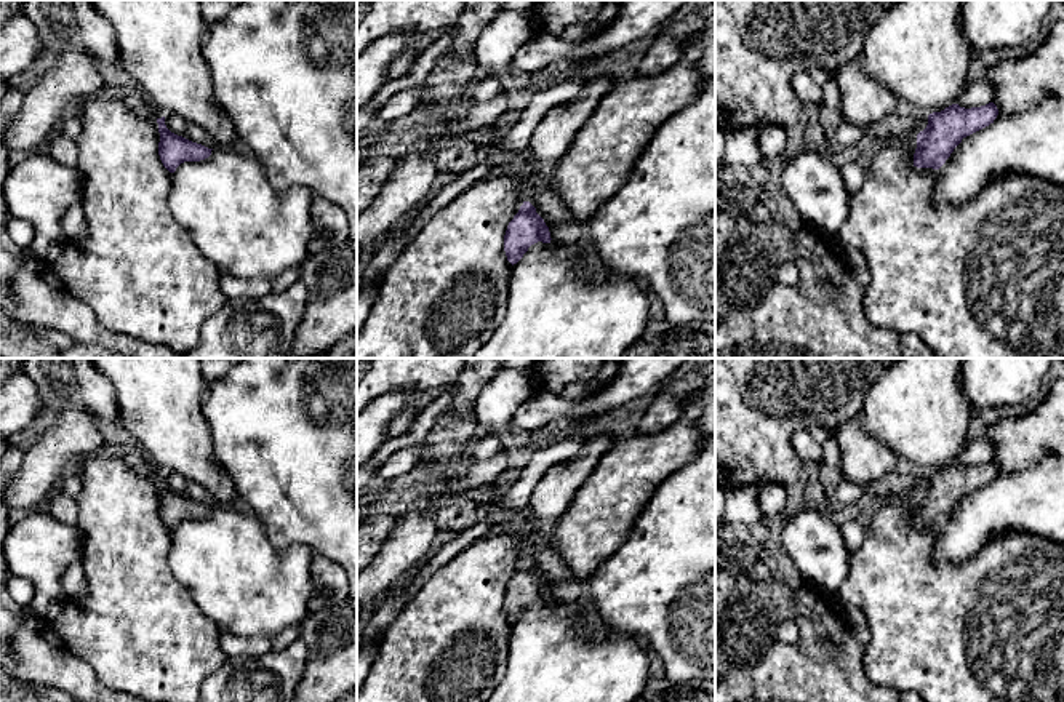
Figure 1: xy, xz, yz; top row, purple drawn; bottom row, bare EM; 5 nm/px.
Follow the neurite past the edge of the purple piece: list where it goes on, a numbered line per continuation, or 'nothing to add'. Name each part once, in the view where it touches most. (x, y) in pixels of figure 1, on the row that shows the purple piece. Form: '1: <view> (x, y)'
nothing to add

